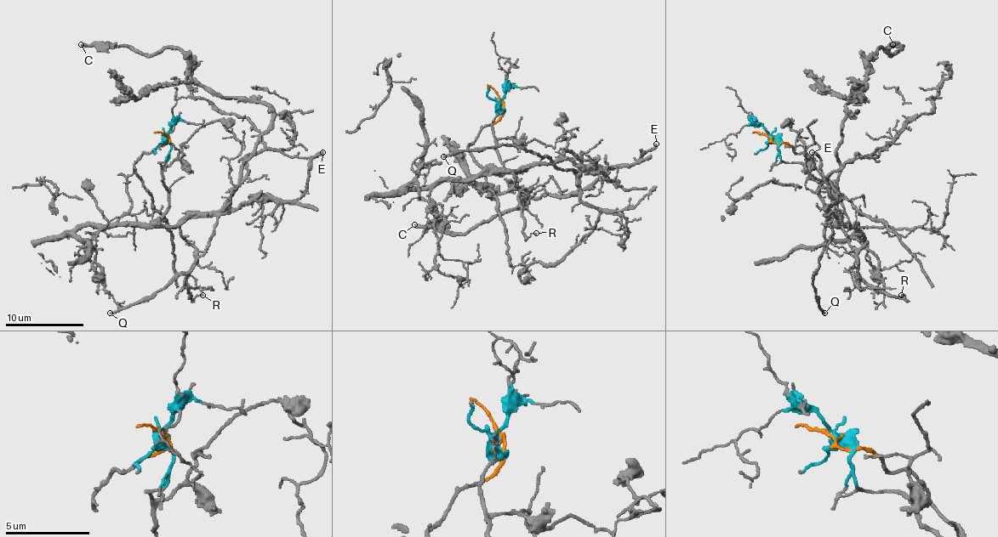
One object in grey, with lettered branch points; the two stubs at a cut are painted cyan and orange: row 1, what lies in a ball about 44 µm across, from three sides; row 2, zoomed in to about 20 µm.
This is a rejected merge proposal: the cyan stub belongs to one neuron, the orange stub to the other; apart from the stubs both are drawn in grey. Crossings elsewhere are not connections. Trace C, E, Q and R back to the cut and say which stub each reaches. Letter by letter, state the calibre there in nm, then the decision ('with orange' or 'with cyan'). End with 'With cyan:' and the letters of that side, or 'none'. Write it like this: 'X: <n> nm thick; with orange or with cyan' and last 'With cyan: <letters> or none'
C: 280 nm thick; with cyan
E: 240 nm thick; with cyan
Q: 220 nm thick; with cyan
R: 130 nm thick; with cyan
With cyan: C, E, Q, R

